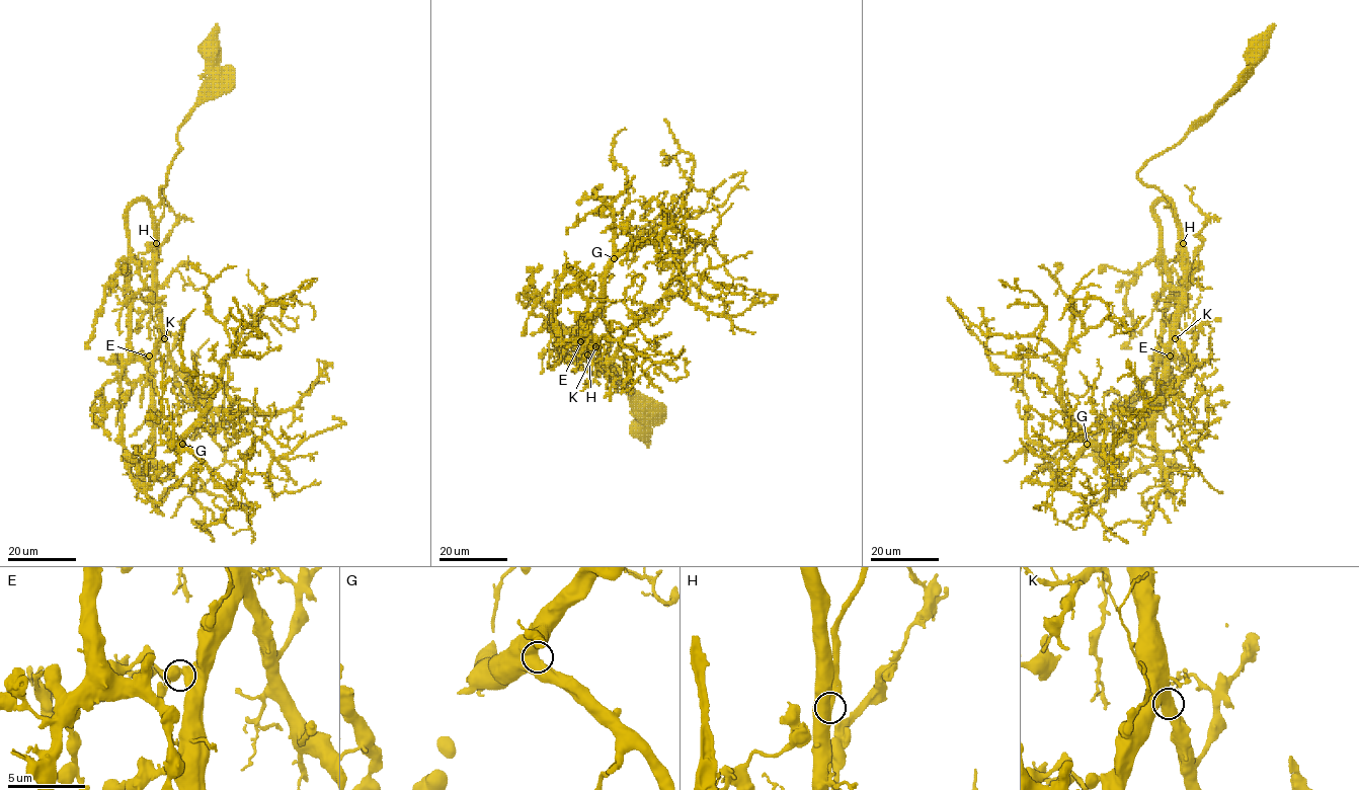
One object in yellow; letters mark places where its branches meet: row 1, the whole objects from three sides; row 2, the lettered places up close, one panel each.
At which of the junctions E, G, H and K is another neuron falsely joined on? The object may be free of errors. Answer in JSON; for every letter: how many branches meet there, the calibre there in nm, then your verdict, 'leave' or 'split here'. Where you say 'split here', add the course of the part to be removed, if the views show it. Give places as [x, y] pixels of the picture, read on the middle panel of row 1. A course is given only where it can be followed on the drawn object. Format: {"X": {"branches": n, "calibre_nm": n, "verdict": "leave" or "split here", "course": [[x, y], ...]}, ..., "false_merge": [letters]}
{"E": {"branches": 2, "calibre_nm": 500, "verdict": "leave"}, "G": {"branches": 1, "calibre_nm": 900, "verdict": "leave"}, "H": {"branches": 1, "calibre_nm": 850, "verdict": "leave"}, "K": {"branches": 1, "calibre_nm": 850, "verdict": "leave"}, "false_merge": []}

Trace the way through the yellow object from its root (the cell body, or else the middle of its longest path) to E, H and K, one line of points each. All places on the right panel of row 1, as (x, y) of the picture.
E: (1259, 50), (1247, 77), (1180, 141), (1154, 156), (1137, 174), (1173, 204), (1181, 226), (1184, 305), (1170, 356)
H: (1259, 50), (1247, 77), (1180, 141), (1154, 156), (1137, 174), (1173, 204), (1183, 242)
K: (1259, 50), (1247, 77), (1180, 141), (1154, 156), (1137, 174), (1173, 204), (1181, 226), (1184, 305), (1175, 338)

